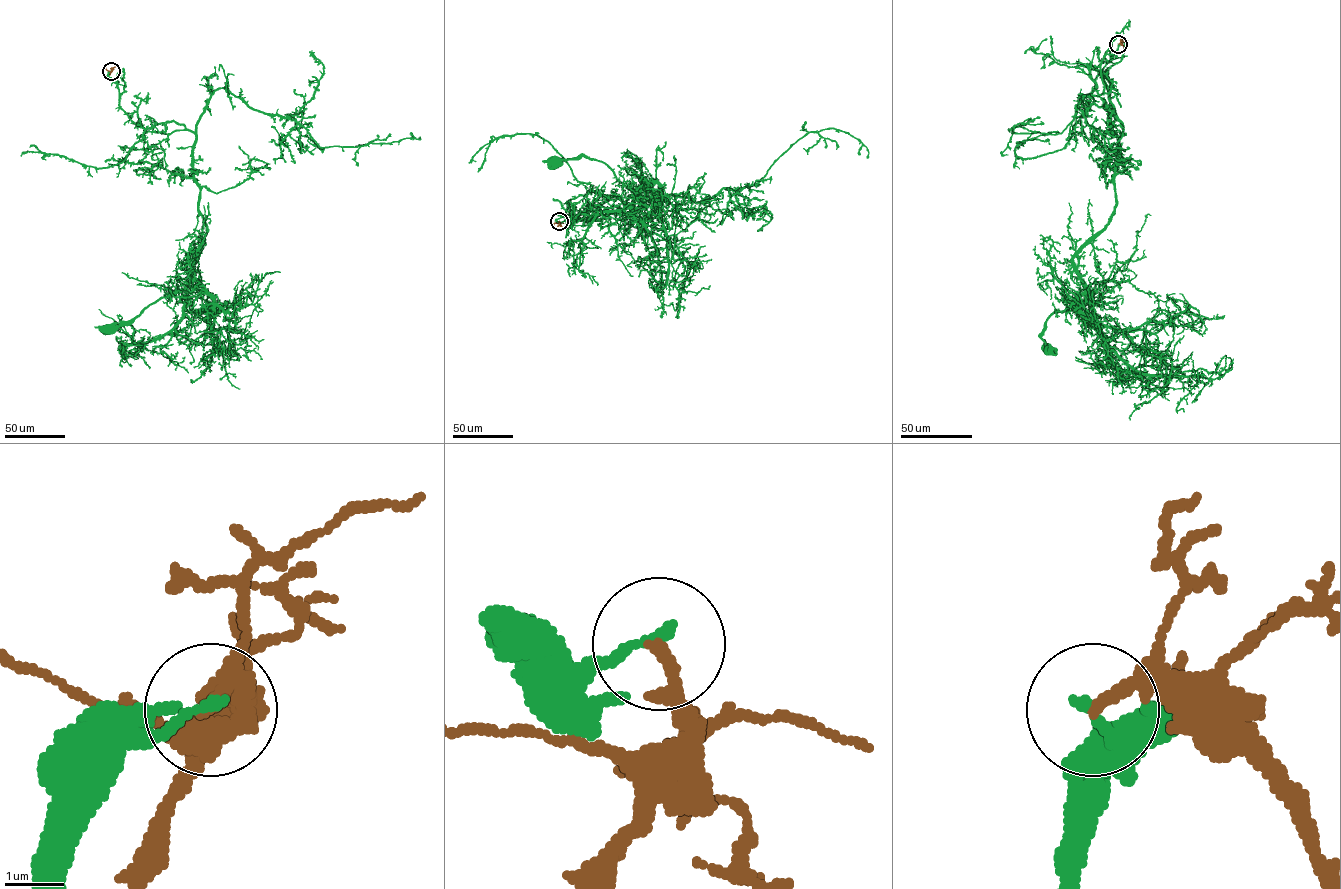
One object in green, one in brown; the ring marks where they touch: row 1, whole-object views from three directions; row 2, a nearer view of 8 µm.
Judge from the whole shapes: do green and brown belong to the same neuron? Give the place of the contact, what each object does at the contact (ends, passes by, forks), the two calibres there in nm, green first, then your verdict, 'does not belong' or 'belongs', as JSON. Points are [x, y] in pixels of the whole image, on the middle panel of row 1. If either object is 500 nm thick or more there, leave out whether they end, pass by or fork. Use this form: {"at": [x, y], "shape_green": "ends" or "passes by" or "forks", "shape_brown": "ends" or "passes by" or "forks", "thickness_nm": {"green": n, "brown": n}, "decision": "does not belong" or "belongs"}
{"at": [559, 221], "shape_green": "ends", "shape_brown": "ends", "thickness_nm": {"green": 180, "brown": 200}, "decision": "does not belong"}

